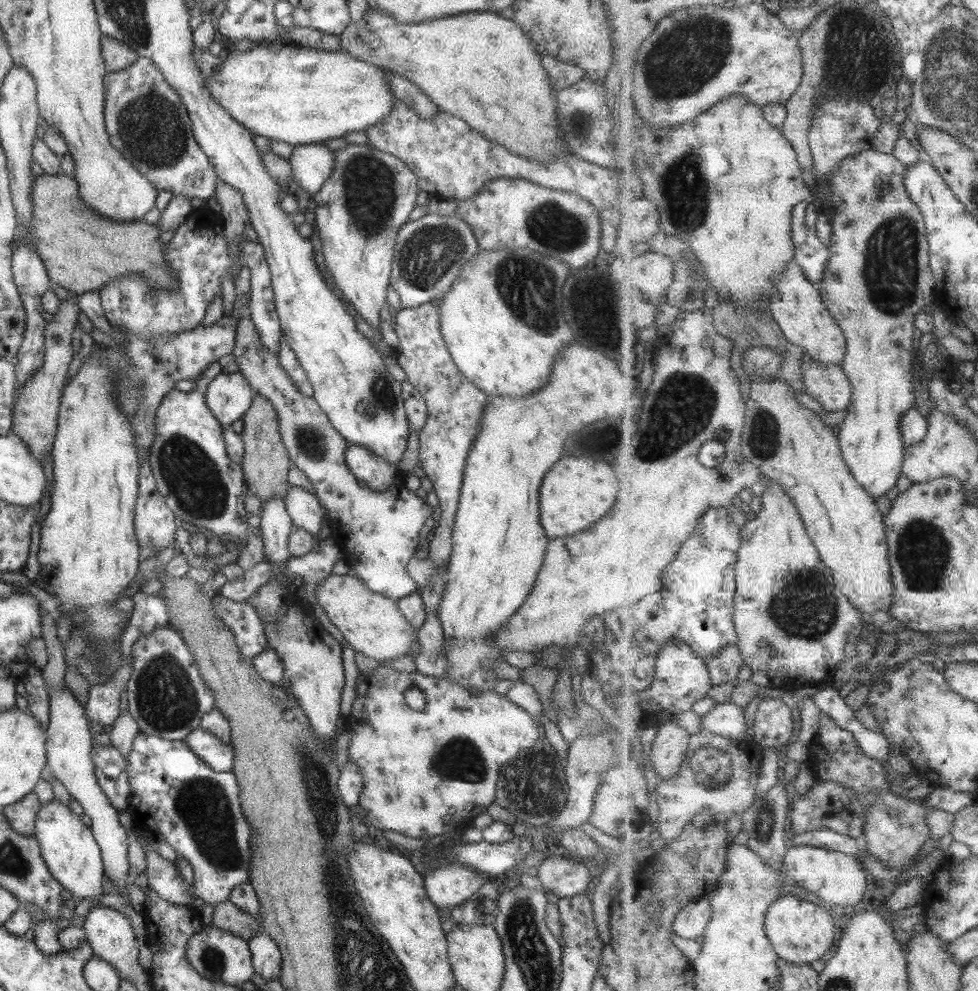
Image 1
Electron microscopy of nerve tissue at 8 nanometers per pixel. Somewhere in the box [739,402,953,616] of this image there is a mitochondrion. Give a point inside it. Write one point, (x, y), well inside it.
(922, 550)

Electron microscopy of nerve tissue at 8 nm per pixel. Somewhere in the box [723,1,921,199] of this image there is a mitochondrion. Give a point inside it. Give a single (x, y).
(856, 61)

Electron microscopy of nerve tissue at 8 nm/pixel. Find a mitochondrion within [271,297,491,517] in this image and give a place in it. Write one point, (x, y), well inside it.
(382, 399)

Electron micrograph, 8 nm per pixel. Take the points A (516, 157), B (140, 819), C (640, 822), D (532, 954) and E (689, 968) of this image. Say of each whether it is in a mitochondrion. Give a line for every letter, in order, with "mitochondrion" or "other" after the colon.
A: other
B: other
C: other
D: mitochondrion
E: other

